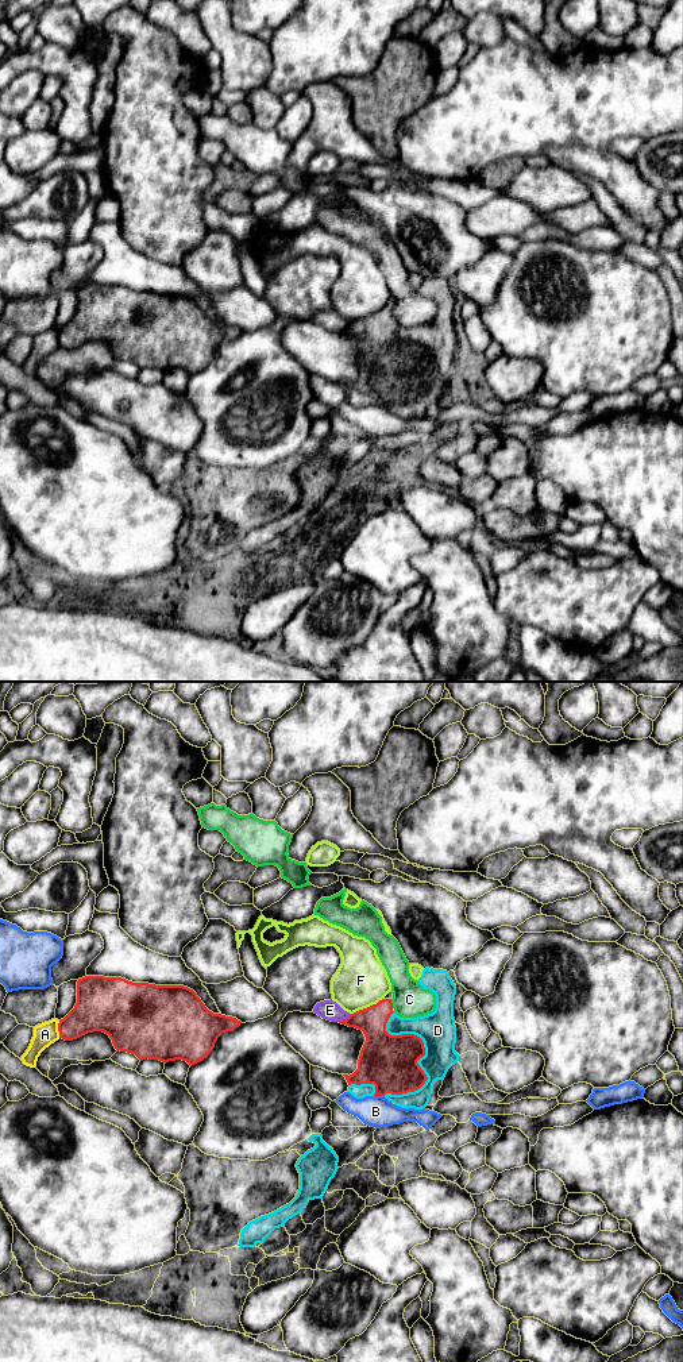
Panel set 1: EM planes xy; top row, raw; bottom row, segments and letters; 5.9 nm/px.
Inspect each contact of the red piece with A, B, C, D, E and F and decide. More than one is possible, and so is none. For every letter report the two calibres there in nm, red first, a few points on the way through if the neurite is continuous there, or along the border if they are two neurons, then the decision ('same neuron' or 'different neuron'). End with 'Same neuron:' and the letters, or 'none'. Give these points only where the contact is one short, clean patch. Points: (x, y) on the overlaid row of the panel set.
A: 240/140 nm | along xy (60, 1021), (58, 1037) | different neuron
B: 320/190 nm | different neuron
C: 170/200 nm | along xy (390, 999), (393, 1007) | different neuron
D: 320/220 nm | same neuron
E: 170/120 nm | along xy (351, 1014), (339, 1022) | different neuron
F: 190/300 nm | different neuron
Same neuron: D

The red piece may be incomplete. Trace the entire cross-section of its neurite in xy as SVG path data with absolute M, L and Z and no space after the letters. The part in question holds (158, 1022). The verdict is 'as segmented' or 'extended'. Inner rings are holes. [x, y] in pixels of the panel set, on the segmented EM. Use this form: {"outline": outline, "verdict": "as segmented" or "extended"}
{"outline": "M85 976L77 981L77 1003L58 1023L59 1038L77 1039L88 1033L109 1035L116 1050L142 1060L182 1060L190 1066L202 1061L217 1038L240 1026L240 1020L209 1011L197 993L184 985L132 983L121 977Z", "verdict": "as segmented"}

